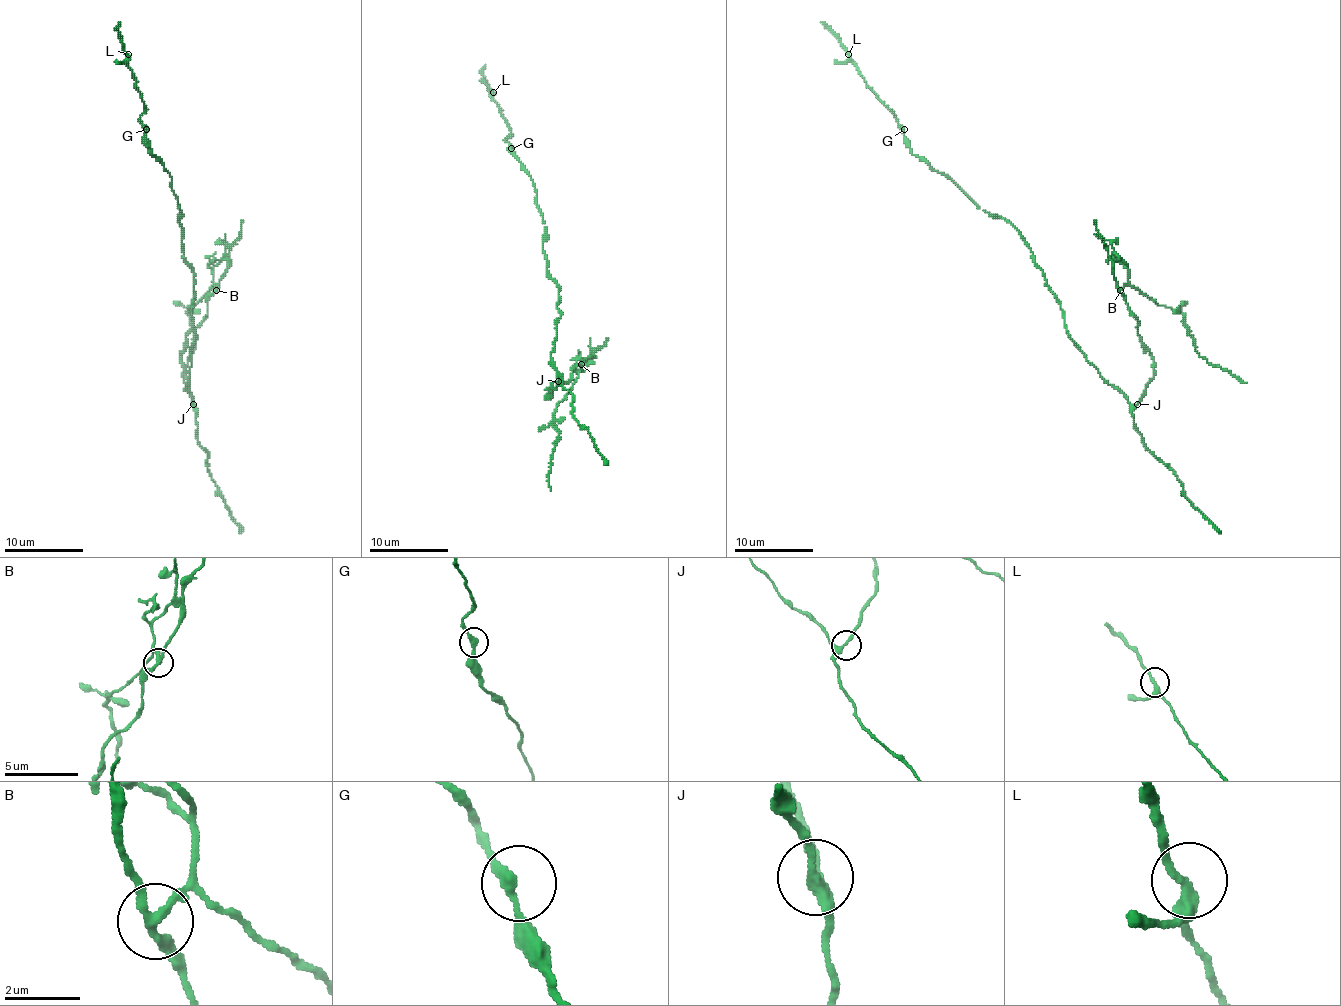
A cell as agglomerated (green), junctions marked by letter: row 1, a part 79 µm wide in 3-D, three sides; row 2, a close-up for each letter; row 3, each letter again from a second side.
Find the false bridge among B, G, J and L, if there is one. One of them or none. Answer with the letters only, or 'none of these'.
B

